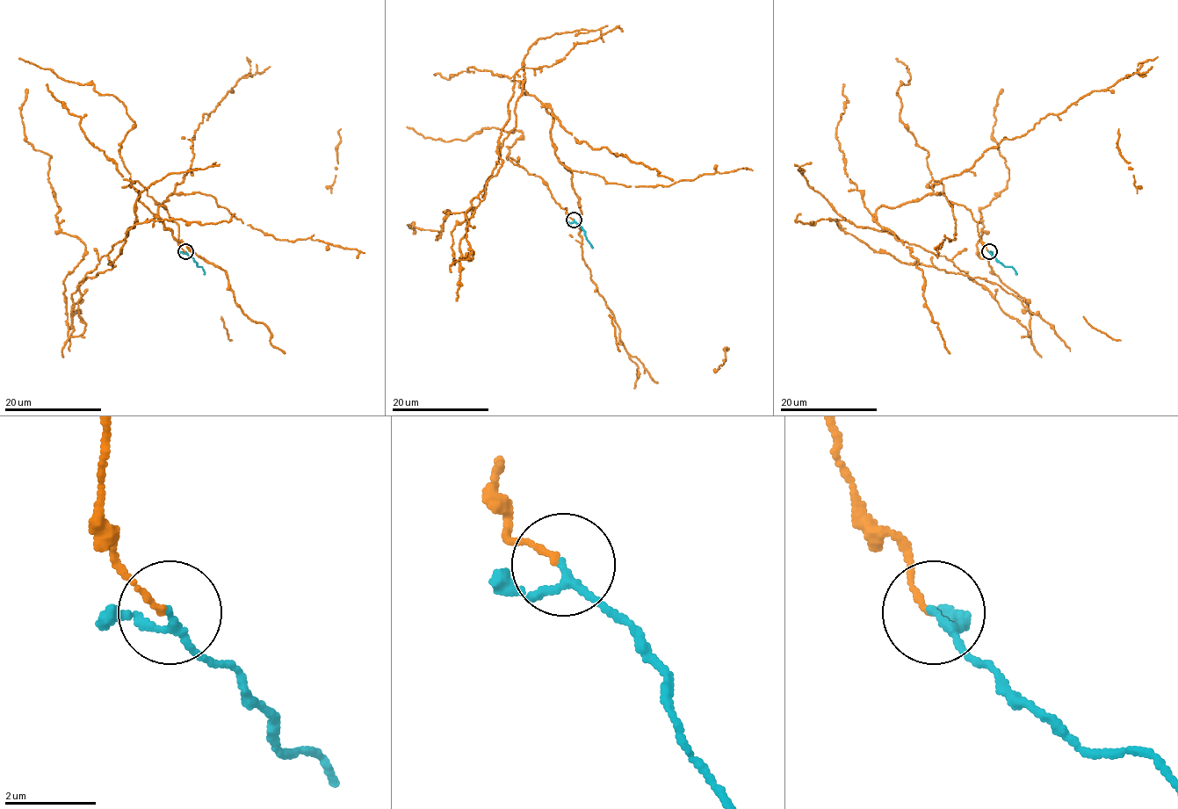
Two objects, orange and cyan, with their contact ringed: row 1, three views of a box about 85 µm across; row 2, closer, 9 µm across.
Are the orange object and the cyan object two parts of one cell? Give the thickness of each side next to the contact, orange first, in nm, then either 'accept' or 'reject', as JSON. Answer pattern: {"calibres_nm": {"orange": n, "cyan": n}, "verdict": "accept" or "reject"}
{"calibres_nm": {"orange": 120, "cyan": 150}, "verdict": "accept"}

